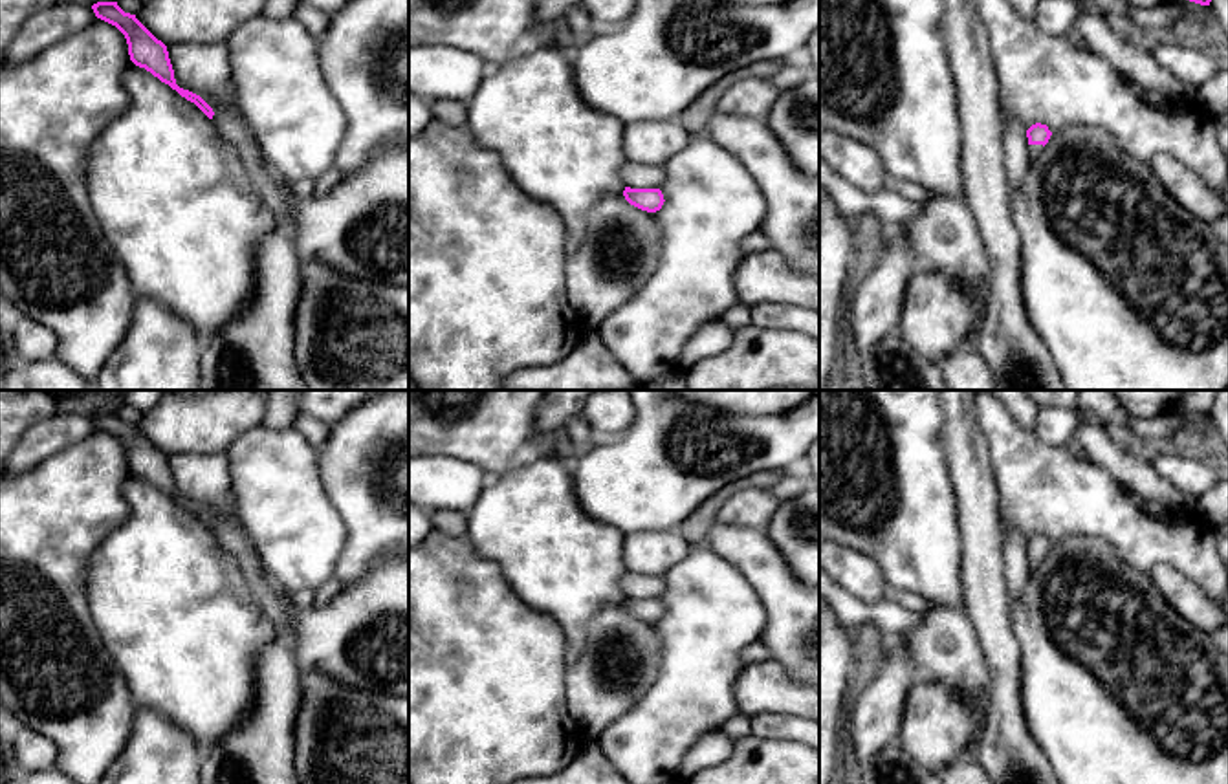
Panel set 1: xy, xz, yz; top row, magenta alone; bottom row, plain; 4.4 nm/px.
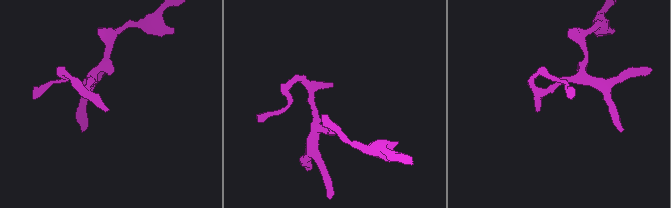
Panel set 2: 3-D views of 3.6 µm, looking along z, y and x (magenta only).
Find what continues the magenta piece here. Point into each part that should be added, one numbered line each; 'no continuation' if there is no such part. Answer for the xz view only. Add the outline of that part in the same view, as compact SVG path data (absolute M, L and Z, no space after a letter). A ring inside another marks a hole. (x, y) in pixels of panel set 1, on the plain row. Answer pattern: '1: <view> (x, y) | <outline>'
no continuation

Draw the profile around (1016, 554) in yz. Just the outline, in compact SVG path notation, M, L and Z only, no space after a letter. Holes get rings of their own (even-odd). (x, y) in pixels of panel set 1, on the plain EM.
M1008 528L1003 546L1008 597L1017 597L1026 586L1030 573L1026 539L1017 528Z

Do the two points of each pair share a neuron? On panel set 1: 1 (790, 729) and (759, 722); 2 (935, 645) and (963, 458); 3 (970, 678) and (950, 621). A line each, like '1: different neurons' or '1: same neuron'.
1: same neuron
2: different neurons
3: same neuron

